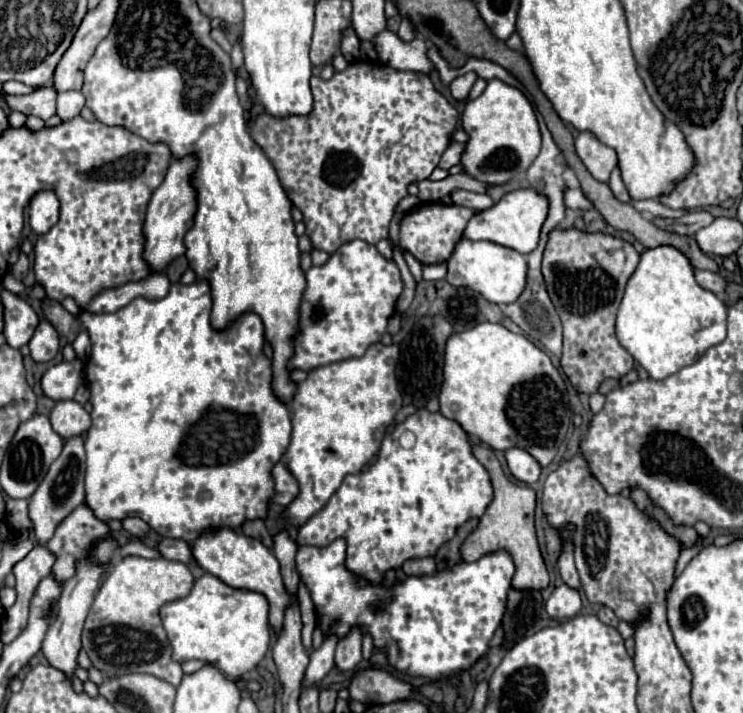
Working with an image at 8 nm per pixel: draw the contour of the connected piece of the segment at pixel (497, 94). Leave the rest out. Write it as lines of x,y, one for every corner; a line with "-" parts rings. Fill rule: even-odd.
498,79
488,81
484,93
468,101
462,113
462,129
468,133
460,165
466,175
486,185
506,185
526,173
540,151
540,129
530,101
522,91

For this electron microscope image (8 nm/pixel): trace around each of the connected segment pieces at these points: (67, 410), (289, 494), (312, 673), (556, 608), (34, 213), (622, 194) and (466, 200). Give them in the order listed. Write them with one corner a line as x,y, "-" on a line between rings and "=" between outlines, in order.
58,401
50,413
50,423
62,439
70,439
90,429
90,415
76,401
=
280,461
280,463
274,465
272,475
274,475
274,481
276,481
276,497
274,497
274,503
278,503
282,507
288,507
298,497
298,493
300,493
298,481
286,469
286,463
284,461
=
332,633
324,639
324,643
310,653
310,663
306,667
306,673
302,677
302,691
308,687
314,687
324,679
324,675
334,667
334,649
336,649
338,637
=
560,585
554,589
550,599
546,601
546,611
552,619
570,619
582,611
580,593
568,585
=
40,191
30,201
30,227
42,235
58,221
60,201
54,191
=
614,169
614,173
610,175
608,185
610,185
610,189
612,189
612,193
614,193
614,197
616,197
618,201
622,201
622,203
630,203
630,195
628,195
628,191
626,191
622,179
620,179
620,171
618,171
618,169
=
452,191
452,201
456,205
462,205
462,207
470,207
470,209
476,209
476,211
482,211
482,209
488,209
490,205
494,205
494,201
484,193
472,193
472,191

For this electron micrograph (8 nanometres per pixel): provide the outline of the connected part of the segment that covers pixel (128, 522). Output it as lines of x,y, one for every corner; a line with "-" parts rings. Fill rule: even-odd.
128,517
128,519
122,521
122,525
124,525
124,529
126,529
130,535
134,535
134,537
138,537
138,539
144,539
144,537
148,535
148,531
150,531
150,527
148,527
142,519
138,519
138,517

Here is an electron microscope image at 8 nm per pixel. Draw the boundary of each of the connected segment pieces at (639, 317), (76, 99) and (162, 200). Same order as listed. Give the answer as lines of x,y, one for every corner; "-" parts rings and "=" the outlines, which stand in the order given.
670,245
646,249
628,279
618,309
616,337
652,379
664,379
726,339
726,305
696,283
694,267
682,251
=
64,91
58,93
58,117
62,121
70,121
80,115
84,107
84,97
80,91
=
196,155
172,159
162,185
154,191
154,195
148,203
148,213
146,213
146,221
144,221
144,235
146,235
144,257
154,271
162,271
172,259
184,255
184,251
186,251
184,235
194,225
194,215
198,209
198,199
196,199
198,193
192,185
192,175
194,175
196,167
198,167

